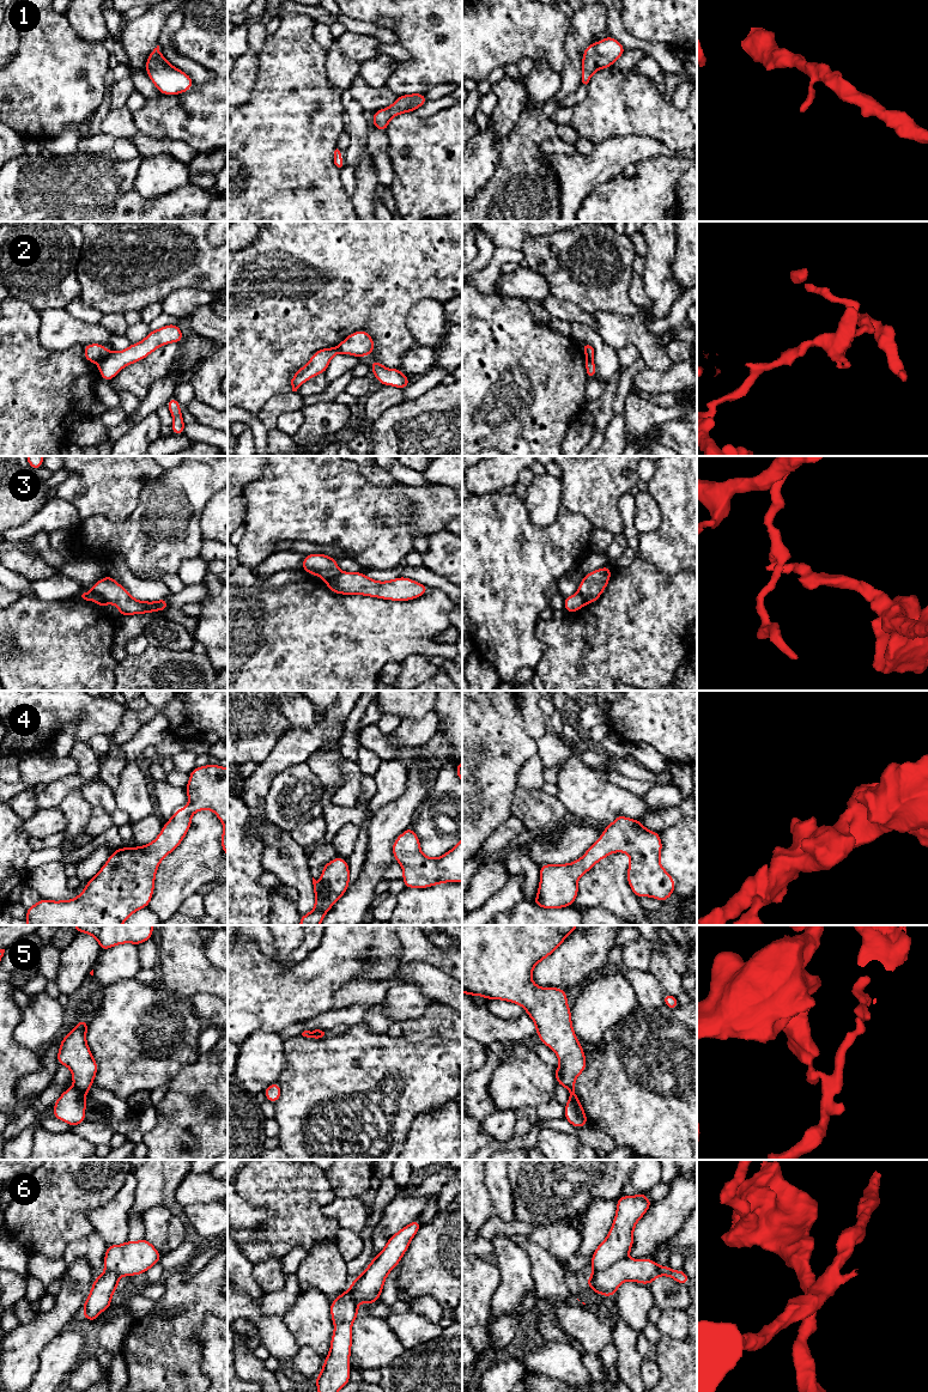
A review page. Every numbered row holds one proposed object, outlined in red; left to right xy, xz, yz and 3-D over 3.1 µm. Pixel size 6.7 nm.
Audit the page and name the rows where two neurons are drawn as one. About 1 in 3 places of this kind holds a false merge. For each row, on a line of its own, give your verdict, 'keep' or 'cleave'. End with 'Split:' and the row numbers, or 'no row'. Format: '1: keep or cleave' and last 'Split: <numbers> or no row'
1: keep
2: cleave
3: cleave
4: keep
5: cleave
6: cleave
Split: 2, 3, 5, 6

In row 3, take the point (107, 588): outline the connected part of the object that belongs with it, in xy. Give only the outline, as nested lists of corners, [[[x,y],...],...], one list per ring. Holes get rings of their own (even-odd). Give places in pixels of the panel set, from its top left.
[[[110,575],[96,582],[87,594],[93,598],[102,597],[107,604],[115,604],[120,610],[120,618],[126,615],[146,614],[170,609],[166,603],[168,597],[154,602],[135,600]]]

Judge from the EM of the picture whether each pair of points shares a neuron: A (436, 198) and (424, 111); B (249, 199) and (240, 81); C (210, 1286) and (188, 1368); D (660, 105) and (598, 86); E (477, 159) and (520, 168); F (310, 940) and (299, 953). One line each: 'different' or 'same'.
A: different
B: different
C: same
D: same
E: different
F: same

